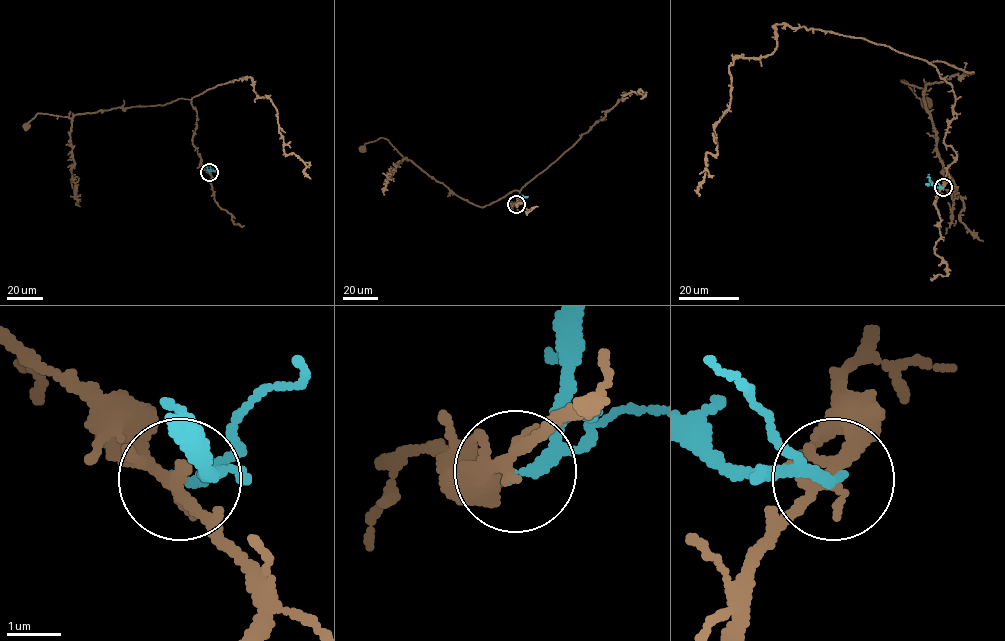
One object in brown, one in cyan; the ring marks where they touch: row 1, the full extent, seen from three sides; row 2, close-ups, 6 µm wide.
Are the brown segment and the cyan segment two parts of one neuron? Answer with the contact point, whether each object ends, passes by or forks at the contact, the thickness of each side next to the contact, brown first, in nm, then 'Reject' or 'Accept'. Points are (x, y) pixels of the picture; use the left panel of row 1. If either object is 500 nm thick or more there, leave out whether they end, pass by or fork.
Place: (209, 172). At the ring brown forks. At the ring cyan passes by. Thickness 200 nm (brown) against 170 nm. Reject

